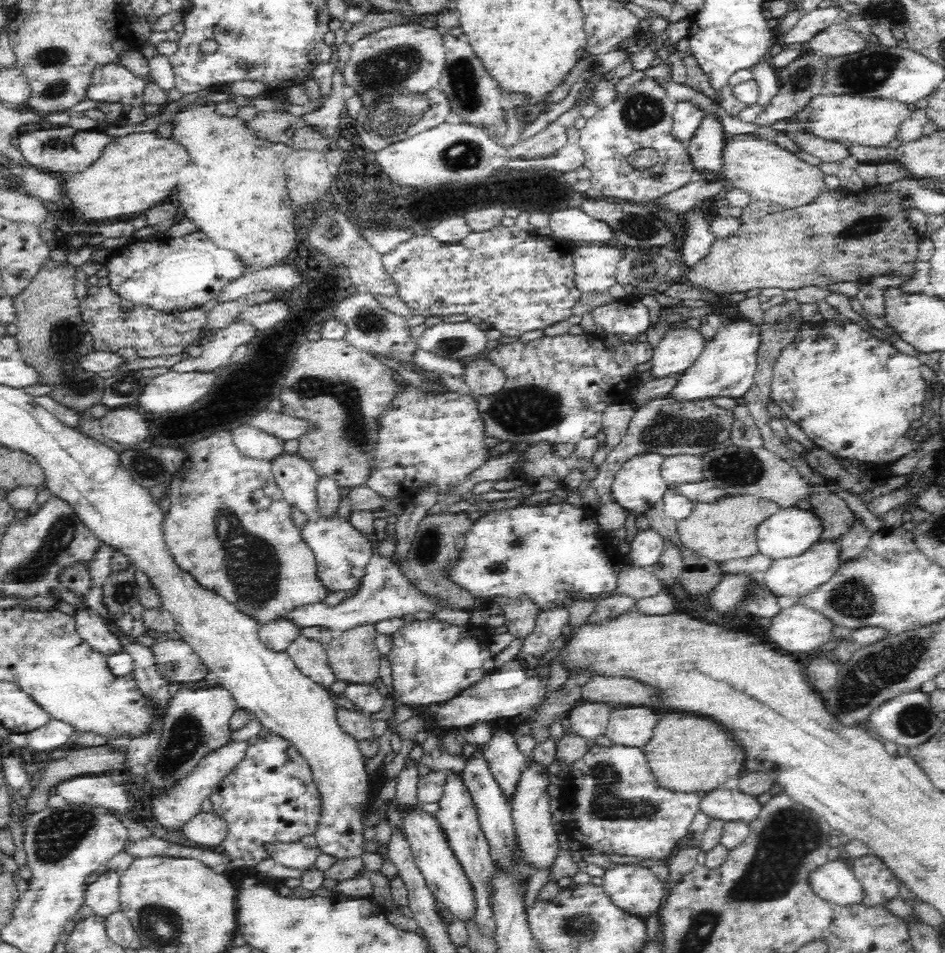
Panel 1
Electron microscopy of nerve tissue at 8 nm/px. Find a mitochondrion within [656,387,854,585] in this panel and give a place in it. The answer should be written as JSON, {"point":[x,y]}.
{"point":[739,468]}

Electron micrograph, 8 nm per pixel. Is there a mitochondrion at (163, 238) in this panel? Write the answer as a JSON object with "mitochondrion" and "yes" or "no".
{"mitochondrion":"no"}

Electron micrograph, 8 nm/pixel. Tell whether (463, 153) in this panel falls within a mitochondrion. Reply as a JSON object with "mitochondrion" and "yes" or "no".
{"mitochondrion":"yes"}

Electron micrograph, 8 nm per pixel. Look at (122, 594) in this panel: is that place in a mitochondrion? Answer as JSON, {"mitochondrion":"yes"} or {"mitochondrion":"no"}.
{"mitochondrion":"yes"}

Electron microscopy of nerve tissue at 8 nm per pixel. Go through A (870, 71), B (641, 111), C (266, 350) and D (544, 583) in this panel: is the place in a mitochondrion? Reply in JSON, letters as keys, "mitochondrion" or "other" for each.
{"A":"mitochondrion","B":"mitochondrion","C":"other","D":"other"}

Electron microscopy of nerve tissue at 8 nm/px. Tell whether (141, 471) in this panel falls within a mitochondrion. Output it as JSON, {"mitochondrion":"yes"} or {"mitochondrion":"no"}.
{"mitochondrion":"yes"}

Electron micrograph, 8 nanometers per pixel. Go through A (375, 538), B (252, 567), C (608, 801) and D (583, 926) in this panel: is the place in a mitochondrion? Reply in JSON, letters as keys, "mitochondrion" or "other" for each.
{"A":"other","B":"mitochondrion","C":"mitochondrion","D":"mitochondrion"}

